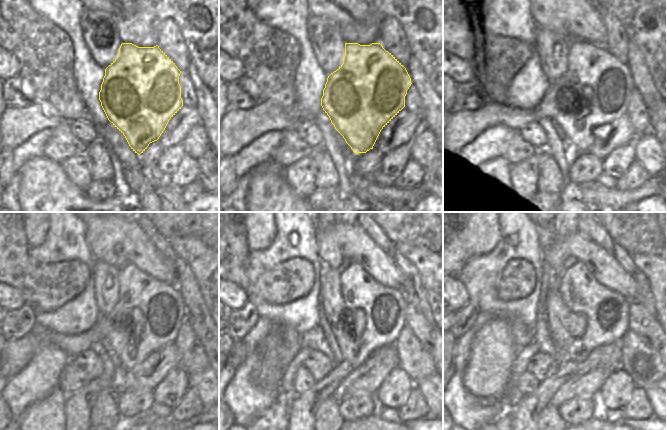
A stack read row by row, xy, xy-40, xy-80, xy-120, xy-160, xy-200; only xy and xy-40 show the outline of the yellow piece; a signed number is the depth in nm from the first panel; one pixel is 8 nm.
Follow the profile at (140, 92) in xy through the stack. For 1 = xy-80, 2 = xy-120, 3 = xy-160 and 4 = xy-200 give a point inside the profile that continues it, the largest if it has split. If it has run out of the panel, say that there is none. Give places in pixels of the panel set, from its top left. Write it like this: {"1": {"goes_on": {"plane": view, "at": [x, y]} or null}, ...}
{"1": {"goes_on": {"plane": "xy-80", "at": [595, 89]}}, "2": {"goes_on": {"plane": "xy-120", "at": [163, 310]}}, "3": {"goes_on": {"plane": "xy-160", "at": [384, 307]}}, "4": {"goes_on": {"plane": "xy-200", "at": [607, 312]}}}

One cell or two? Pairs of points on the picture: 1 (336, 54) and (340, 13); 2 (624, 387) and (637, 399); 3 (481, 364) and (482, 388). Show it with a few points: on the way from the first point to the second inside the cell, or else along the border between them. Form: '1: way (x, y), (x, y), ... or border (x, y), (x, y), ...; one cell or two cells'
1: border (317, 15), (332, 18), (339, 25); two cells
2: border (635, 387), (631, 399), (623, 409); two cells
3: way (482, 370), (482, 382); one cell

